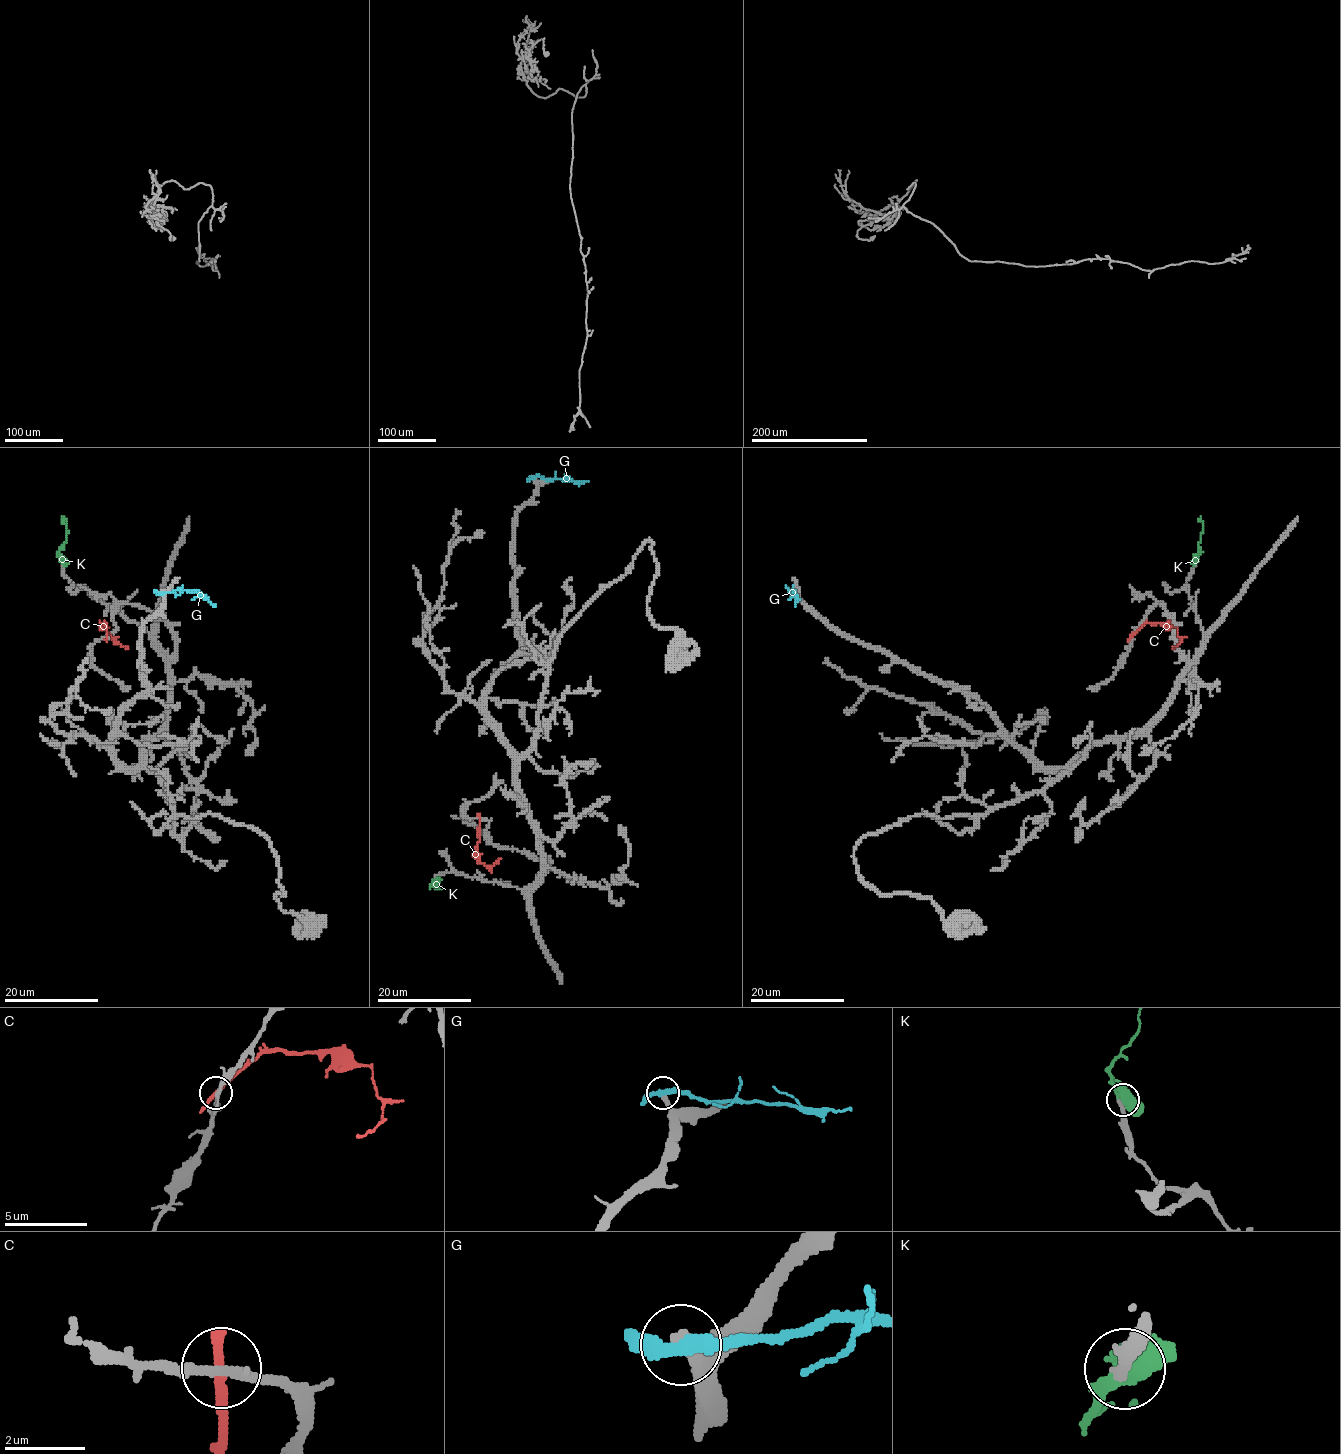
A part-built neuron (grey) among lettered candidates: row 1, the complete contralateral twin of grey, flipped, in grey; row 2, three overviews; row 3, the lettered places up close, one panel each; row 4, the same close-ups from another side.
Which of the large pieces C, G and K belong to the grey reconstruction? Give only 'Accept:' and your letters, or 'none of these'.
Accept: K

